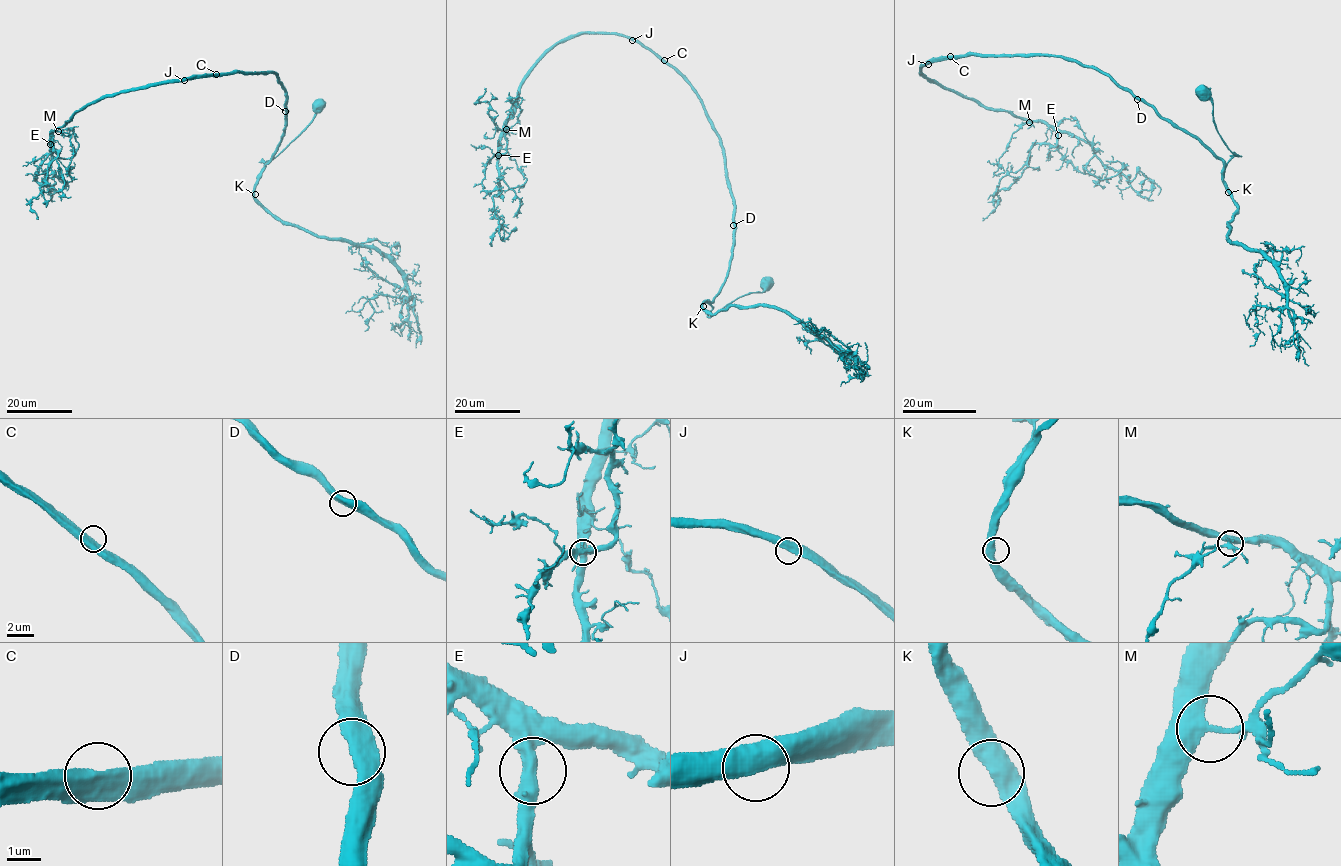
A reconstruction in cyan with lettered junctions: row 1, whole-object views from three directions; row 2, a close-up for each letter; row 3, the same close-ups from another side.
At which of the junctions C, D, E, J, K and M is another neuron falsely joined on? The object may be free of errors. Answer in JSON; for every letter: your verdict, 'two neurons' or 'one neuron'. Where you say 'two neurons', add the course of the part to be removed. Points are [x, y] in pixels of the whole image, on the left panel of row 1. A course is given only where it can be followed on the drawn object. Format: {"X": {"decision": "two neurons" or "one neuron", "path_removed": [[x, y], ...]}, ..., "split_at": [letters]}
{"C": {"decision": "one neuron"}, "D": {"decision": "one neuron"}, "E": {"decision": "one neuron"}, "J": {"decision": "one neuron"}, "K": {"decision": "one neuron"}, "M": {"decision": "one neuron"}, "split_at": []}

